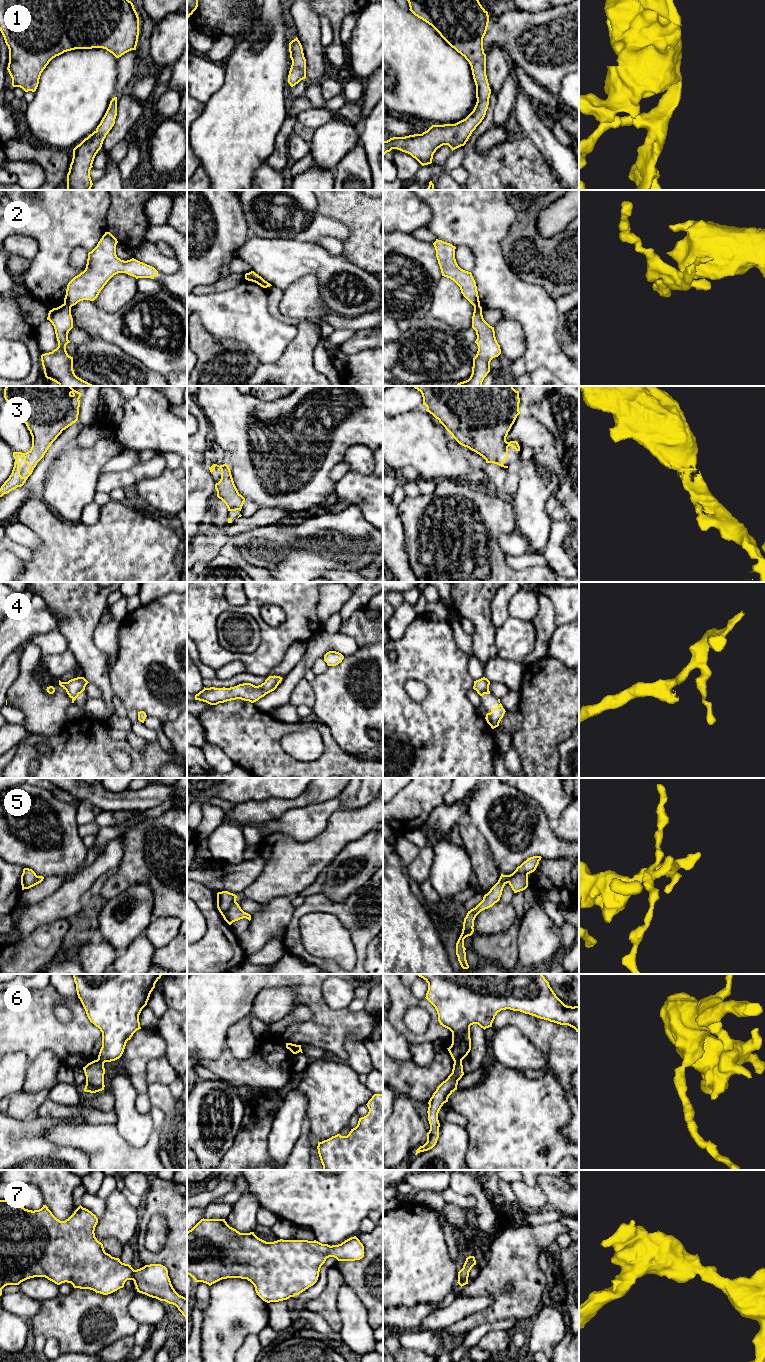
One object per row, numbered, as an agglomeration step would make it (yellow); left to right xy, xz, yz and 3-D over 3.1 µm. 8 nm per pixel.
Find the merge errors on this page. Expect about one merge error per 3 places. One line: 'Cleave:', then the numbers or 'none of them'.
Cleave: 2, 5, 6

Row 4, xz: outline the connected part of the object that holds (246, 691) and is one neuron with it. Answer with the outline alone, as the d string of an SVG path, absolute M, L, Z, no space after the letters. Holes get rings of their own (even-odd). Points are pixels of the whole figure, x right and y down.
M269 676L264 683L255 686L251 683L243 683L230 688L205 688L195 695L195 700L217 705L231 700L241 699L254 703L266 694L274 691L281 683L282 677Z

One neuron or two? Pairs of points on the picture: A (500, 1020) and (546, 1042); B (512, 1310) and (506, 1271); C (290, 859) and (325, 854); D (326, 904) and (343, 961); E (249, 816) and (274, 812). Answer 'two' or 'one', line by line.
A: one
B: one
C: one
D: two
E: one

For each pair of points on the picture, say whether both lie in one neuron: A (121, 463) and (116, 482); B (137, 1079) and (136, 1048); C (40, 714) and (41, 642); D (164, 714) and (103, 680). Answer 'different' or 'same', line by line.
A: different
B: same
C: different
D: different

